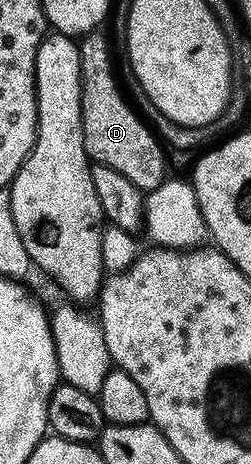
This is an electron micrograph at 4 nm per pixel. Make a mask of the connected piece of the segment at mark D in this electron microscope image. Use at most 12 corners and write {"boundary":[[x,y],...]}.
{"boundary":[[79,42],[92,163],[144,192],[168,177],[165,146],[131,111],[112,47]]}

